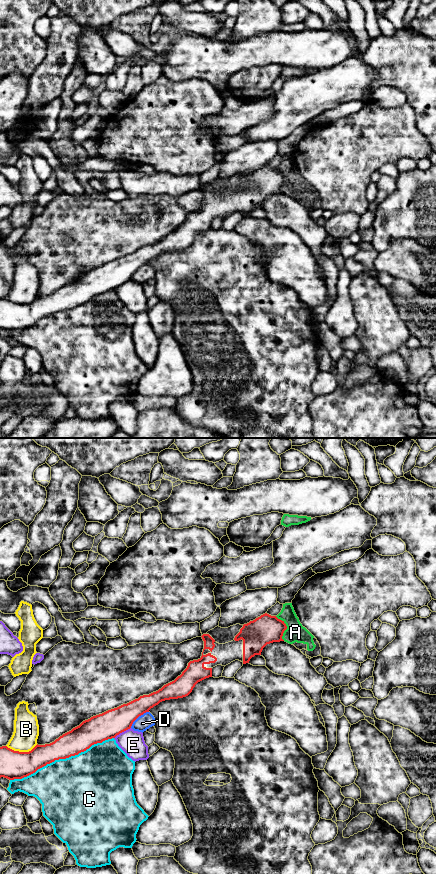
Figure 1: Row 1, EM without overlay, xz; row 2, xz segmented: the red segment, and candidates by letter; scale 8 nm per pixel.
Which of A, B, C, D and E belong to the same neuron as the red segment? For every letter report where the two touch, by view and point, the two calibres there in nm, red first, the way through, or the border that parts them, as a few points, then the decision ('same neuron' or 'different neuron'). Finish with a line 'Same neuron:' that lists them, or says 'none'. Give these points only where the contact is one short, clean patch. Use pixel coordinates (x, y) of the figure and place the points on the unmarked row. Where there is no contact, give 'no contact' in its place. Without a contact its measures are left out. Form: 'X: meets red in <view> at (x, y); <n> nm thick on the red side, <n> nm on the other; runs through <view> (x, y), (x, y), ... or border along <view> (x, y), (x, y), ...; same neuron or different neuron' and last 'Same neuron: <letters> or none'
A: meets red in xz at (286, 179); 240 nm thick on the red side, 160 nm on the other; border along xz (275, 168), (286, 178), (282, 188), (284, 192); different neuron
B: meets red in xz at (21, 304); 220 nm thick on the red side, 200 nm on the other; different neuron
C: meets red in xz at (61, 310); 200 nm thick on the red side, 480 nm on the other; different neuron
D: meets red in xz at (138, 268); 220 nm thick on the red side, 120 nm on the other; different neuron
E: meets red in xz at (122, 283); 220 nm thick on the red side, 190 nm on the other; border along xz (130, 279), (120, 284), (114, 290); different neuron
Same neuron: none

